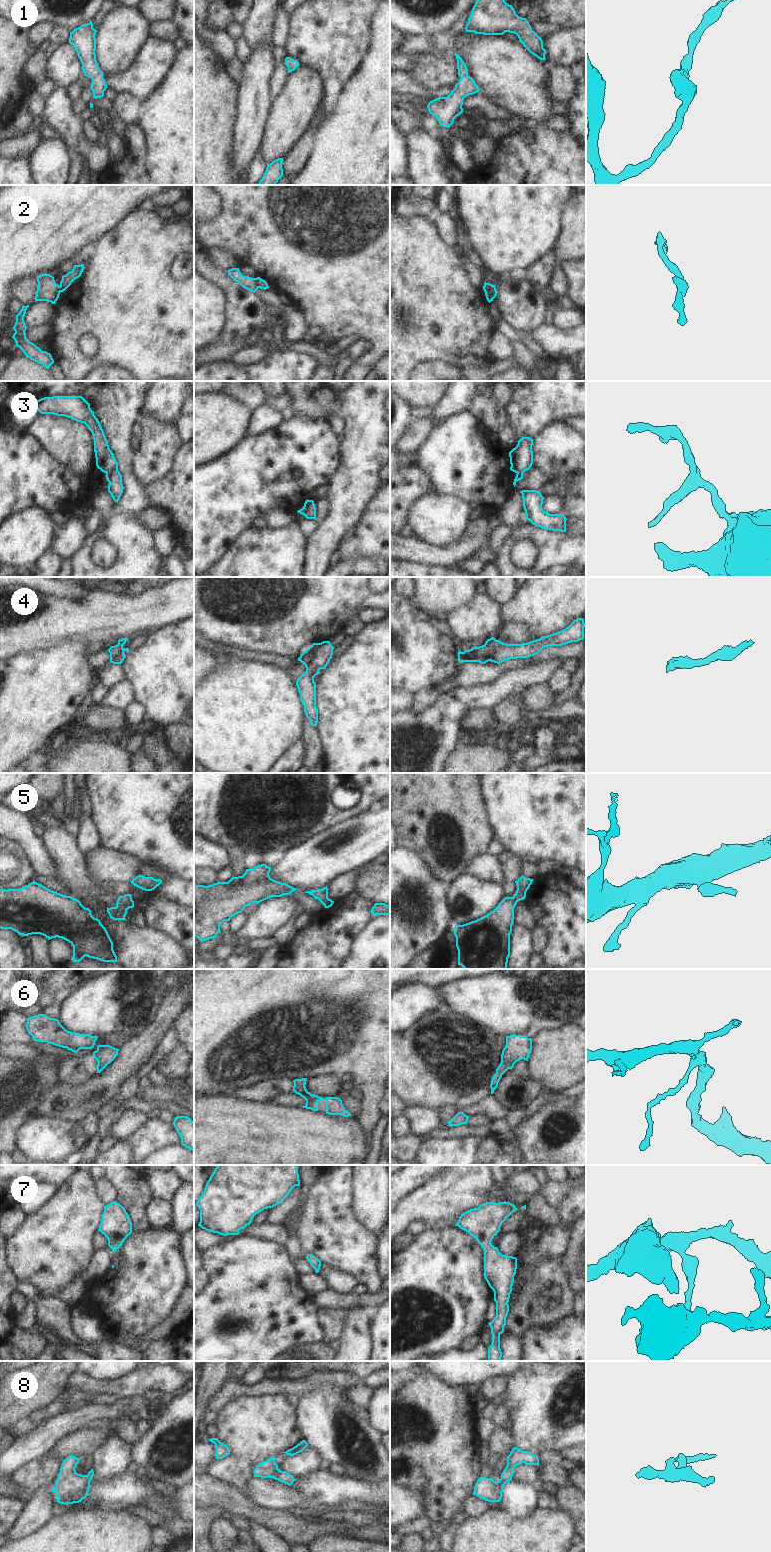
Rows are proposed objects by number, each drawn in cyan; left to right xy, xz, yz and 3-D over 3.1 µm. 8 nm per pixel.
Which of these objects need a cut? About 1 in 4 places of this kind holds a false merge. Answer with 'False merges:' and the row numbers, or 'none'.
False merges: 2

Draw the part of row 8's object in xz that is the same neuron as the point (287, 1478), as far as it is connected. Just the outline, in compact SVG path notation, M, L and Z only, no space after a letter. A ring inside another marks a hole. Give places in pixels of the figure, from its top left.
M275 1456L256 1466L254 1470L254 1477L270 1477L289 1486L291 1486L295 1480L291 1474L278 1469L278 1465L275 1463Z

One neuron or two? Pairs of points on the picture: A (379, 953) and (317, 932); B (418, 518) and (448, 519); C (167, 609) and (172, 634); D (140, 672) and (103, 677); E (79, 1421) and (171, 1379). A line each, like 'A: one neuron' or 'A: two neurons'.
A: two neurons
B: one neuron
C: two neurons
D: two neurons
E: two neurons

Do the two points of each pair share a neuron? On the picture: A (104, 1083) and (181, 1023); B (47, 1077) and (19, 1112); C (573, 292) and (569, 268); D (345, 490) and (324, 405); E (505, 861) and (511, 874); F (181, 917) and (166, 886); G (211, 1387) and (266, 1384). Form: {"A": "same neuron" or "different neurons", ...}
{"A": "different neurons", "B": "same neuron", "C": "same neuron", "D": "same neuron", "E": "same neuron", "F": "different neurons", "G": "different neurons"}

